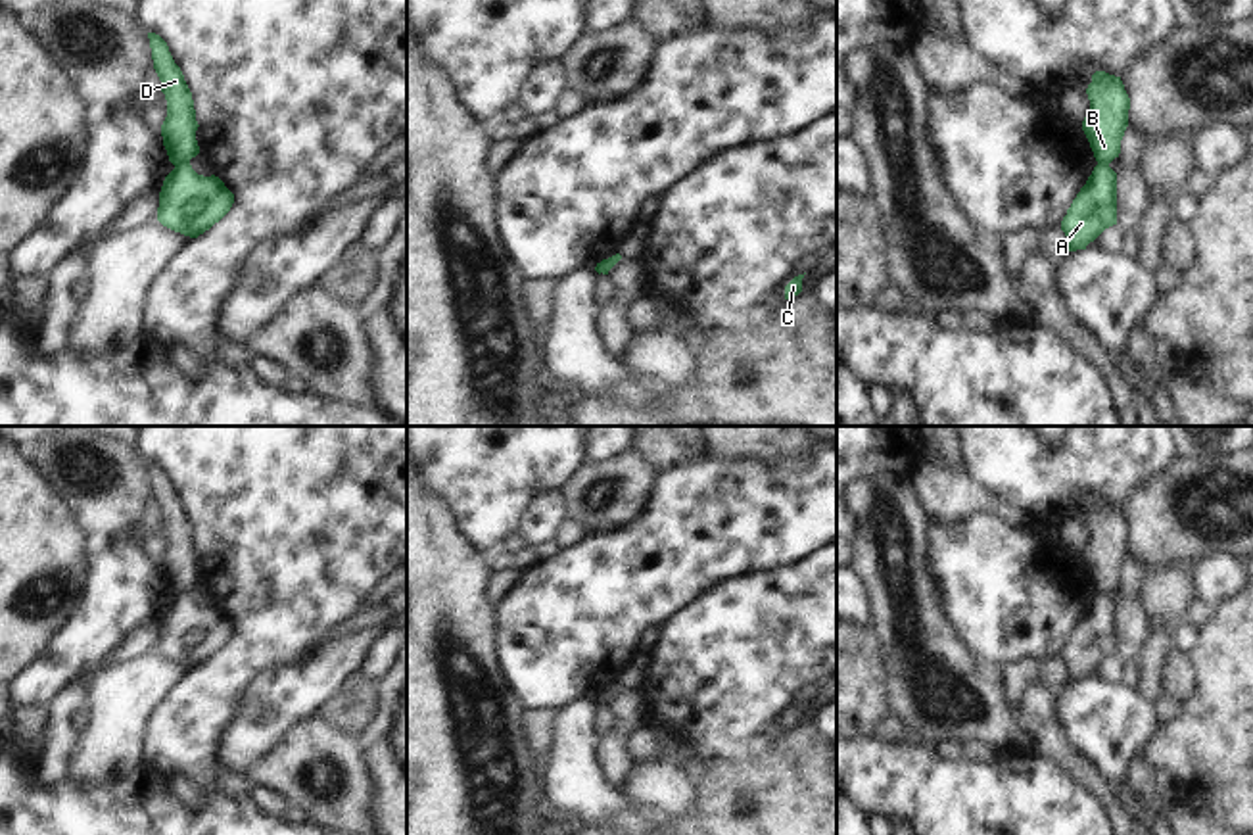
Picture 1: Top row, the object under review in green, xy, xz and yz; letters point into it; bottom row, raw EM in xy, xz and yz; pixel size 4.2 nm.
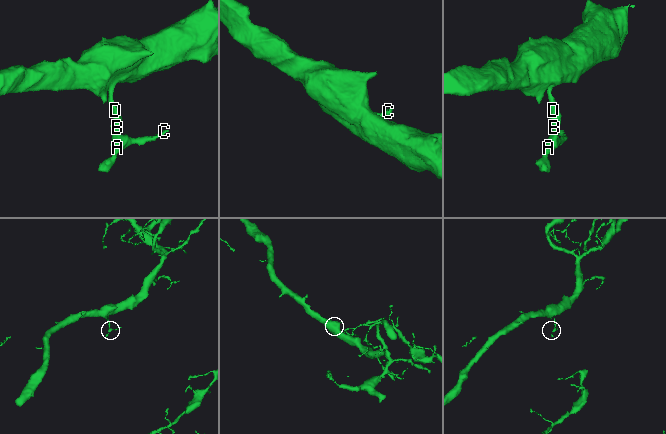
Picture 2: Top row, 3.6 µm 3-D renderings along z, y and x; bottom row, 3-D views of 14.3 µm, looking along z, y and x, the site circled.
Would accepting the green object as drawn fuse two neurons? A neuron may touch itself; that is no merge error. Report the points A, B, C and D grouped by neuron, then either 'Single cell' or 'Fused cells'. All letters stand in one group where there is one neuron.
Groups: A C / B D. Fused cells

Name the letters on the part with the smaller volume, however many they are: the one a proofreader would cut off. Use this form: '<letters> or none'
A, C

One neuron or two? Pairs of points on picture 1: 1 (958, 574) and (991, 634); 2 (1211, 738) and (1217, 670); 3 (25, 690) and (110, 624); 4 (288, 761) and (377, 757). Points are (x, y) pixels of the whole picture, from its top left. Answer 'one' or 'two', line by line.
1: one
2: one
3: one
4: two

